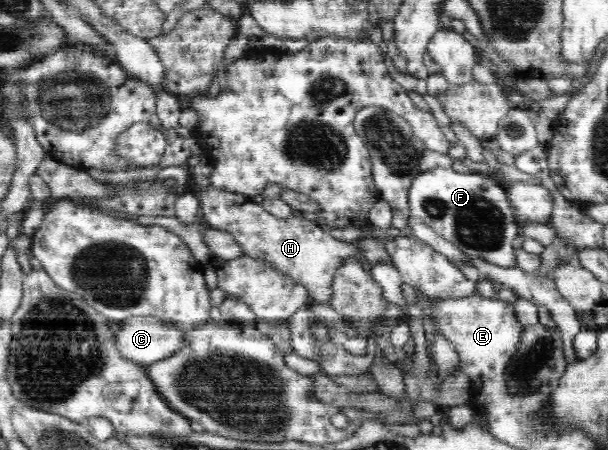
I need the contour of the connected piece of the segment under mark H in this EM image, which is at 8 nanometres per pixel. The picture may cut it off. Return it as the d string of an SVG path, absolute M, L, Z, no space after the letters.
M209 186L200 190L197 196L200 216L208 228L233 235L235 242L243 248L244 256L263 260L279 273L291 277L295 284L307 289L311 301L328 304L335 272L346 259L353 258L361 252L356 246L356 241L348 243L336 240L315 221L293 216L279 219L268 214L260 204L241 198L236 193Z

